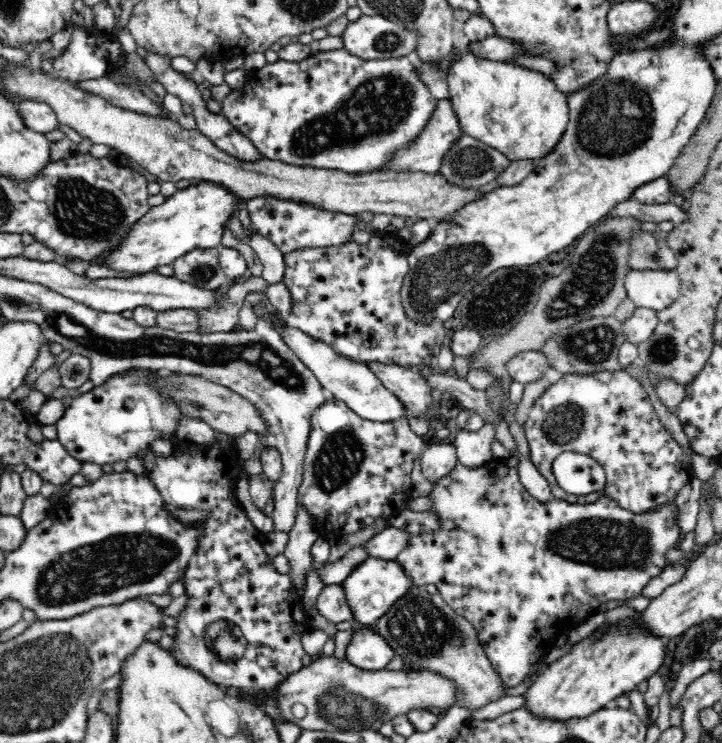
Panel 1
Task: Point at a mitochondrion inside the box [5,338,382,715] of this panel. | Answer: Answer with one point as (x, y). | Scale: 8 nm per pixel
(84, 572)

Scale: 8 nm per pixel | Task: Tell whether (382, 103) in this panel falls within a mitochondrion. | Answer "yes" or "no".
yes

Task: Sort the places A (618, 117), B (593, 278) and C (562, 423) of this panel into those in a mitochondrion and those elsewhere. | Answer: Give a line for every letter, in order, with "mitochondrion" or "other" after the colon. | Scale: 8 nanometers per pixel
A: mitochondrion
B: mitochondrion
C: mitochondrion

